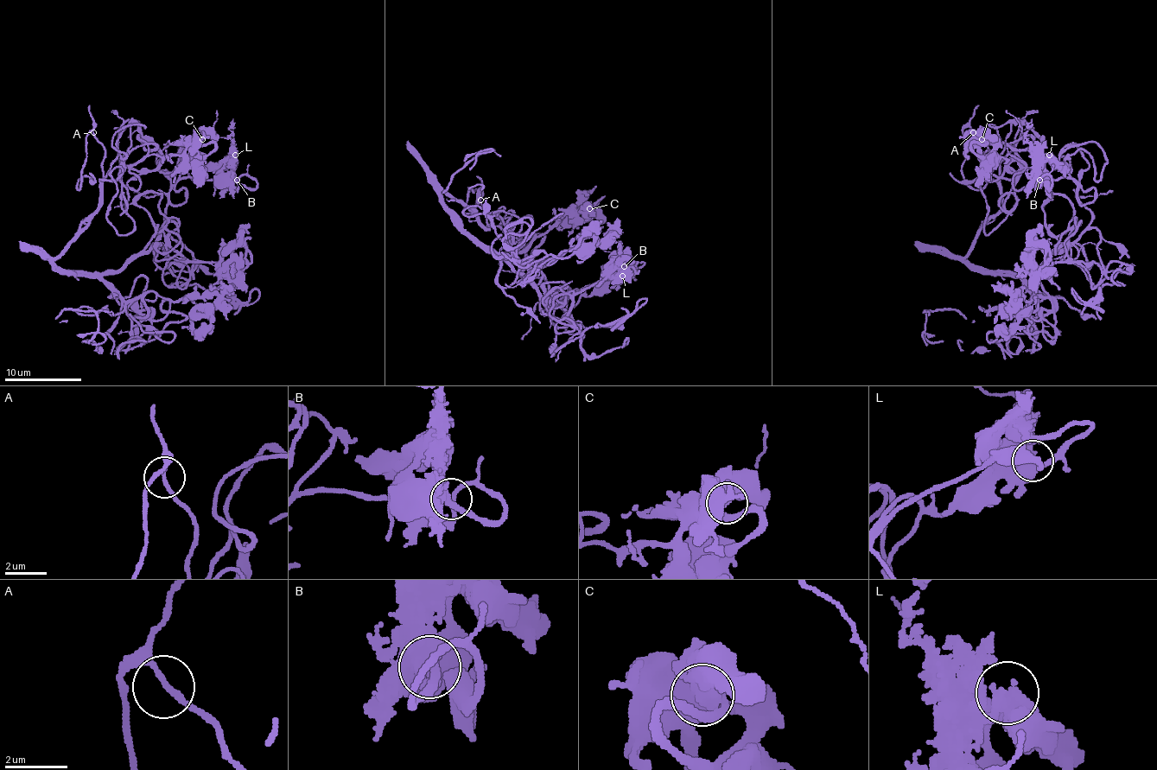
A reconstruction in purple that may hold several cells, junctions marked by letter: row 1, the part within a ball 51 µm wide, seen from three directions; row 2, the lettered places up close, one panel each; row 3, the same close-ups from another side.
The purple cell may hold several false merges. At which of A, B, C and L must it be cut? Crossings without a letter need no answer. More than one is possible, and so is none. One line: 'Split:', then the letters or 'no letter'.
Split: no letter

